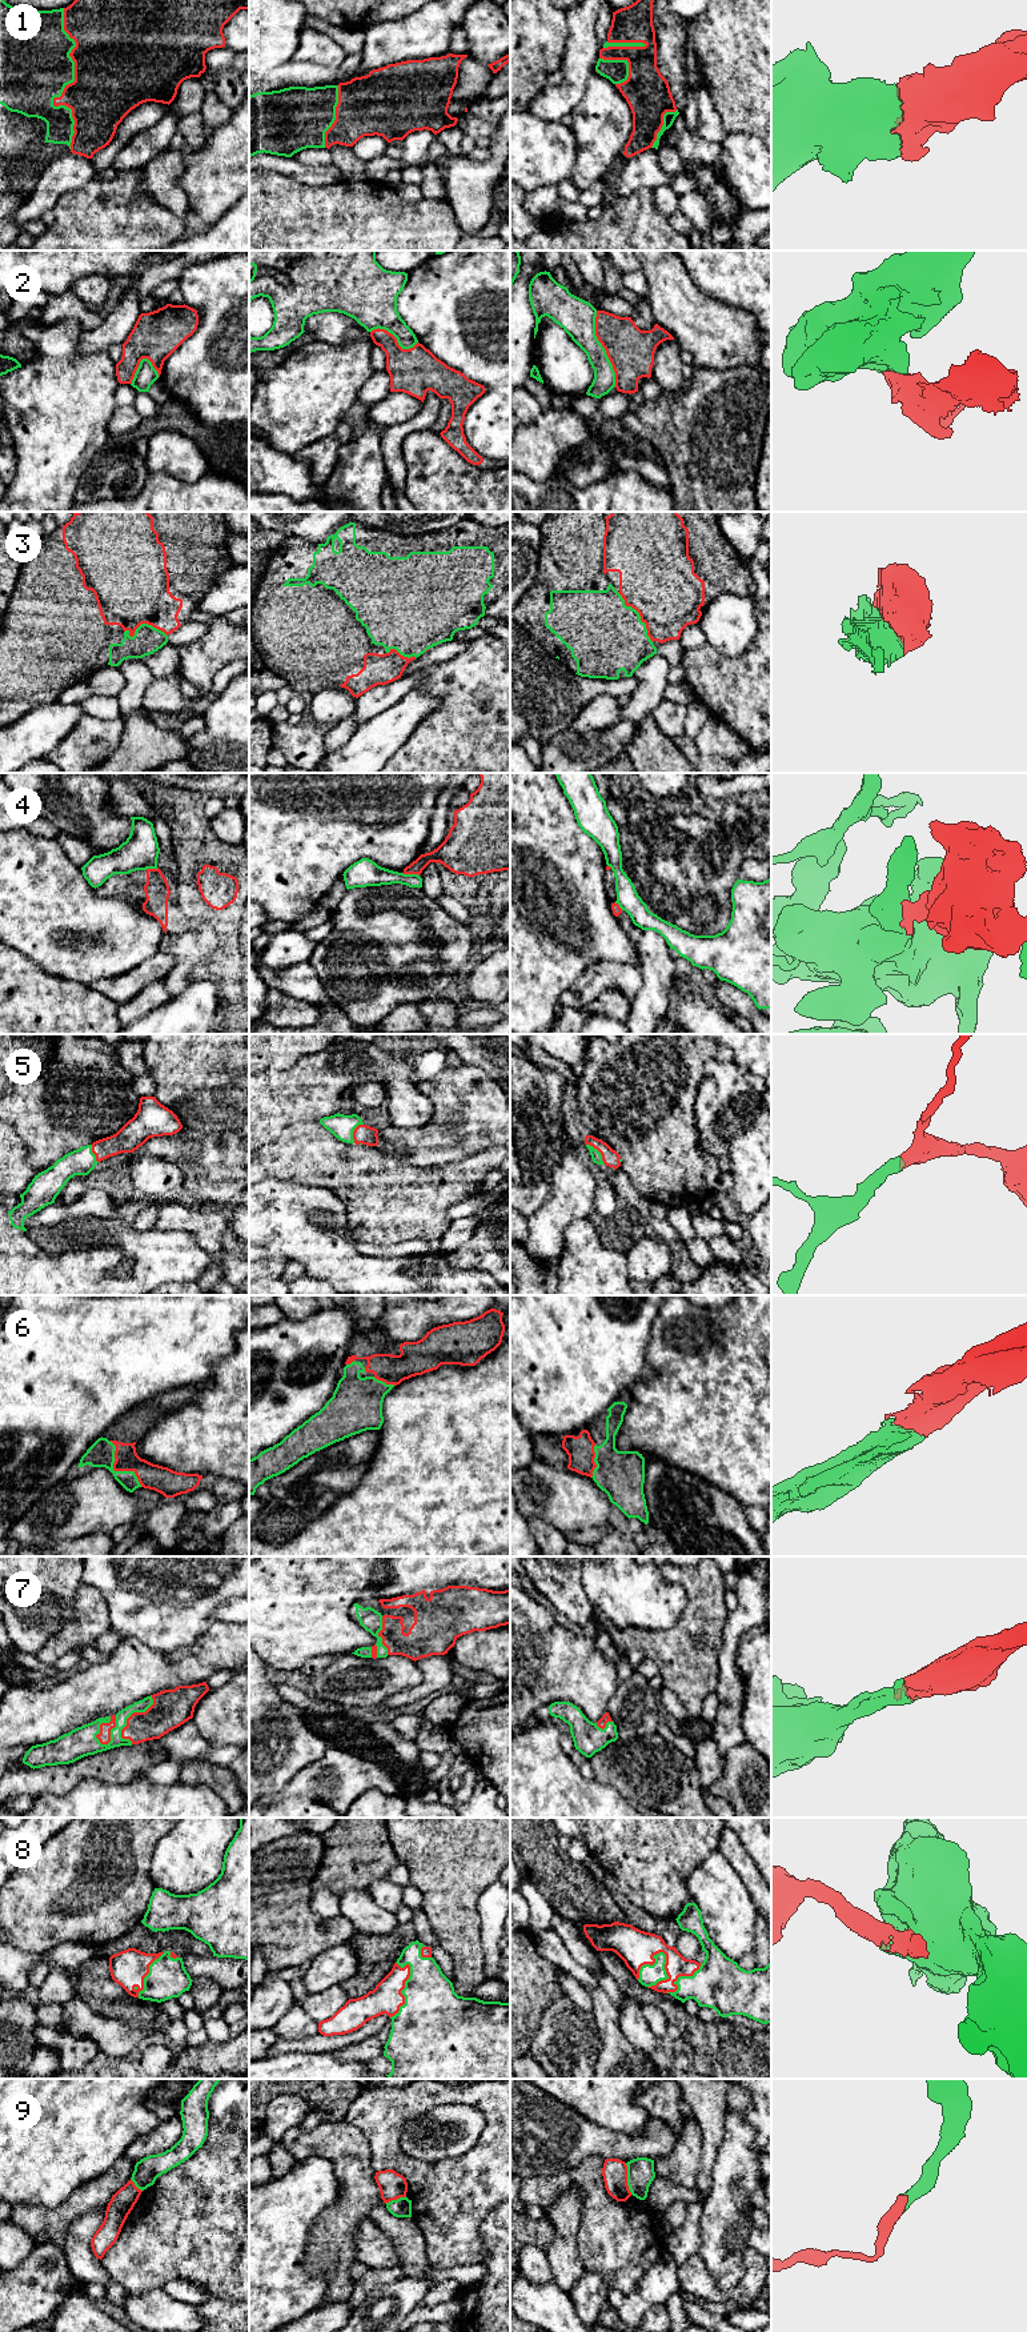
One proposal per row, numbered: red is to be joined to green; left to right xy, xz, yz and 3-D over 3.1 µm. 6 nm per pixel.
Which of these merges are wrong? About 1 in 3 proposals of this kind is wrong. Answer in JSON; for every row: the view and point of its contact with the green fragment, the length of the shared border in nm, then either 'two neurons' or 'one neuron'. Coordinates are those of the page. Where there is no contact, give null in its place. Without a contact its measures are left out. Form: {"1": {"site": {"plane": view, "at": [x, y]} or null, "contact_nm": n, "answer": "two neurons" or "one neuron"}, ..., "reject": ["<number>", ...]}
{"1": {"site": {"plane": "xy", "at": [67, 84]}, "contact_nm": 850, "answer": "one neuron"}, "2": {"site": {"plane": "yz", "at": [604, 348]}, "contact_nm": 480, "answer": "two neurons"}, "3": {"site": {"plane": "yz", "at": [638, 614]}, "contact_nm": 380, "answer": "one neuron"}, "4": {"site": {"plane": "xz", "at": [410, 874]}, "contact_nm": 110, "answer": "two neurons"}, "5": {"site": {"plane": "yz", "at": [598, 1152]}, "contact_nm": 170, "answer": "one neuron"}, "6": {"site": {"plane": "xy", "at": [116, 1471]}, "contact_nm": 340, "answer": "one neuron"}, "7": {"site": {"plane": "xy", "at": [111, 1733]}, "contact_nm": 200, "answer": "one neuron"}, "8": {"site": {"plane": "yz", "at": [649, 1964]}, "contact_nm": 240, "answer": "one neuron"}, "9": {"site": {"plane": "yz", "at": [628, 2179]}, "contact_nm": 200, "answer": "two neurons"}, "reject": ["2", "4", "9"]}

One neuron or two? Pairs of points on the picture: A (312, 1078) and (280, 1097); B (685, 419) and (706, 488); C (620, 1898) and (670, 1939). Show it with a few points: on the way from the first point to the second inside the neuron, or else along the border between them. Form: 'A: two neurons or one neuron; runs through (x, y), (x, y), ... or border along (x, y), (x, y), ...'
A: one neuron; runs through (304, 1086), (296, 1094), (288, 1097)
B: one neuron; runs through (702, 436), (706, 440), (706, 471)
C: one neuron; runs through (632, 1911), (640, 1919), (657, 1926)

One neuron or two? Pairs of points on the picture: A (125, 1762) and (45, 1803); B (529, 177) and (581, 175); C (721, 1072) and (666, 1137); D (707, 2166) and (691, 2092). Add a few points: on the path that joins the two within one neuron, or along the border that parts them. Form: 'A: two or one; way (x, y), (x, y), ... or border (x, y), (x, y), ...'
A: two; border (123, 1782), (81, 1779), (64, 1794)
B: two; border (577, 144), (577, 159), (572, 177)
C: two; border (702, 1074), (694, 1102), (697, 1136)
D: one; way (709, 2147), (709, 2111)

